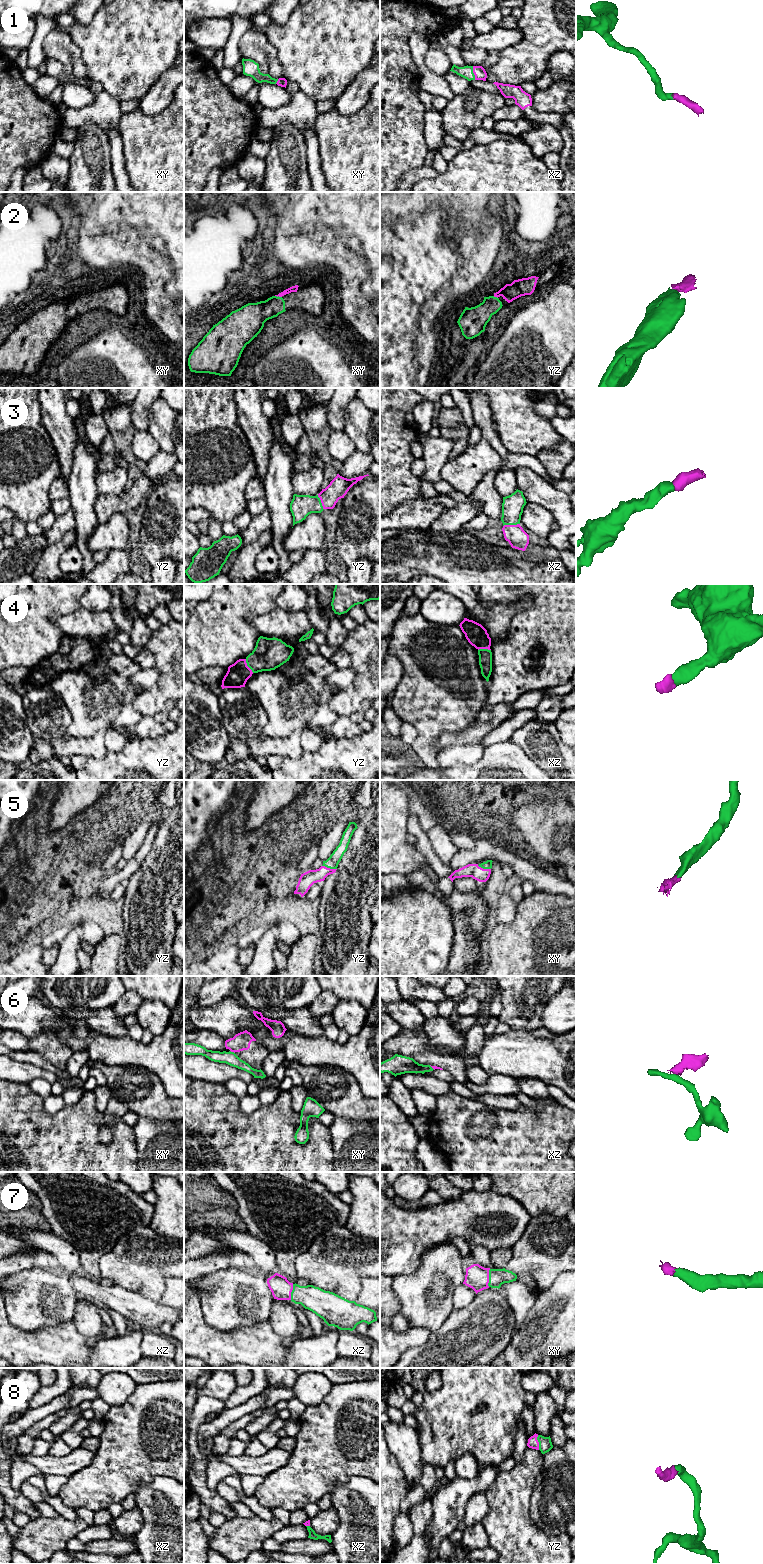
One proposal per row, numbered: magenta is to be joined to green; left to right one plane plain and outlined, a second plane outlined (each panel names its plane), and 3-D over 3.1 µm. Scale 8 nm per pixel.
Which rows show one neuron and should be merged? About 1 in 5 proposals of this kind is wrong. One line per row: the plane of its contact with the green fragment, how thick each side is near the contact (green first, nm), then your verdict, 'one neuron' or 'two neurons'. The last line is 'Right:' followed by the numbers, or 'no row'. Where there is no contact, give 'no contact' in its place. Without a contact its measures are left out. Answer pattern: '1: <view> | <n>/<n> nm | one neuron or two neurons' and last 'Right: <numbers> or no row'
1: xz | 100/100 nm | one neuron
2: xy | 200/50 nm | one neuron
3: xz | 180/160 nm | one neuron
4: yz | 260/180 nm | one neuron
5: yz | 100/120 nm | one neuron
6: xy | 110/140 nm | two neurons
7: xy | 140/190 nm | one neuron
8: yz | 110/90 nm | one neuron
Right: 1, 2, 3, 4, 5, 7, 8

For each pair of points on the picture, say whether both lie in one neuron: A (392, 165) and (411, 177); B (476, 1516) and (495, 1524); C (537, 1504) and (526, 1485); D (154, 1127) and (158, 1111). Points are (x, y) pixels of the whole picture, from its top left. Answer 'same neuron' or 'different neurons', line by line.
A: different neurons
B: different neurons
C: different neurons
D: different neurons

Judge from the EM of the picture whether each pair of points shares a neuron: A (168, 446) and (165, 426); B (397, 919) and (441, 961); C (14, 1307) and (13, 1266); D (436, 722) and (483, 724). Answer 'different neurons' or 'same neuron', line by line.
A: same neuron
B: same neuron
C: different neurons
D: different neurons

